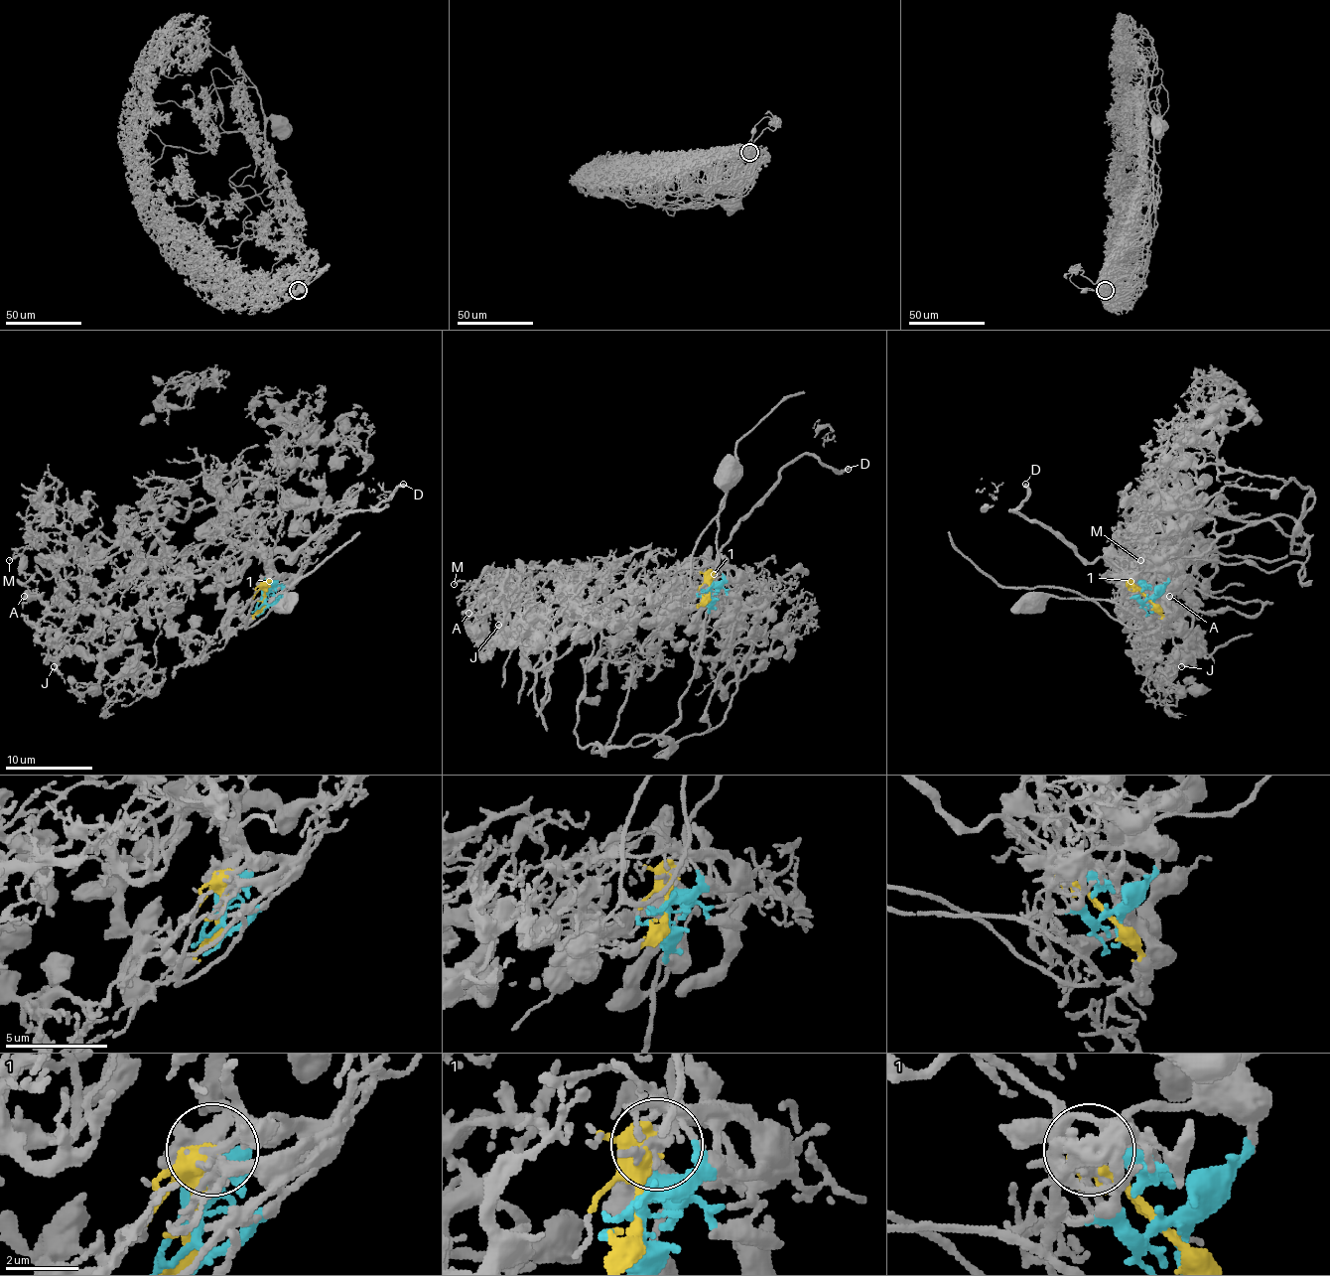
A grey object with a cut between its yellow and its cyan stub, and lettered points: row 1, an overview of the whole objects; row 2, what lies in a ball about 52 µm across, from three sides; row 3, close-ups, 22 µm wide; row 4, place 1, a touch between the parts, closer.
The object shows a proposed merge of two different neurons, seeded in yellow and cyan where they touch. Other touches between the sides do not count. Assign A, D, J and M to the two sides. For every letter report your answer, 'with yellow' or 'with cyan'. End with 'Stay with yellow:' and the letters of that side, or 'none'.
A: with cyan
D: with yellow
J: with cyan
M: with cyan
Stay with yellow: D

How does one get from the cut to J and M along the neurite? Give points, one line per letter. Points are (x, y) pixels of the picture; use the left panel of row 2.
J: (264, 598), (260, 552), (201, 544), (145, 585), (134, 616), (54, 665)
M: (264, 598), (260, 552), (225, 544), (138, 568), (121, 552), (90, 568), (49, 533), (10, 561)

